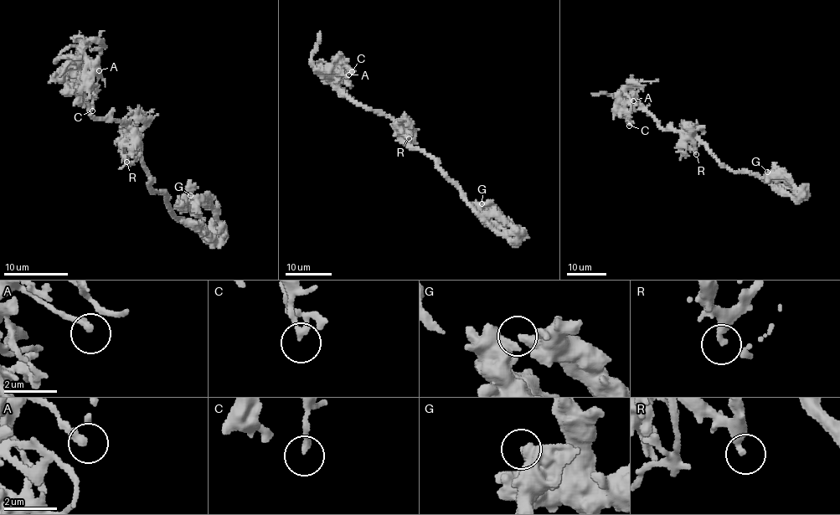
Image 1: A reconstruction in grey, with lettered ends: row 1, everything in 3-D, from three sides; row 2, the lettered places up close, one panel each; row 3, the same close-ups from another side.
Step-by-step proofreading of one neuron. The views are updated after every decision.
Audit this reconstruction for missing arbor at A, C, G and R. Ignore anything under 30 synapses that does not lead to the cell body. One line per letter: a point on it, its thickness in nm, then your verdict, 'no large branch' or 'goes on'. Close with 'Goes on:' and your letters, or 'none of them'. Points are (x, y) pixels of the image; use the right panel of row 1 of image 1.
A: (633, 100) | 280 nm | no large branch
C: (629, 126) | 220 nm | no large branch
G: (767, 172) | 400 nm | no large branch
R: (696, 154) | 340 nm | no large branch
Goes on: none of them

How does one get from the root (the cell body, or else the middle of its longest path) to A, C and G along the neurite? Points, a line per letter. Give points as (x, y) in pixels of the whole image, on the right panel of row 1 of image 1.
A: (709, 150), (693, 137), (687, 137), (675, 130), (664, 129), (632, 91), (626, 89), (623, 93), (633, 100)
C: (709, 150), (693, 137), (664, 129), (634, 97), (622, 111), (629, 126)
G: (709, 150), (718, 162), (734, 171), (744, 171), (805, 194), (783, 177), (767, 172)

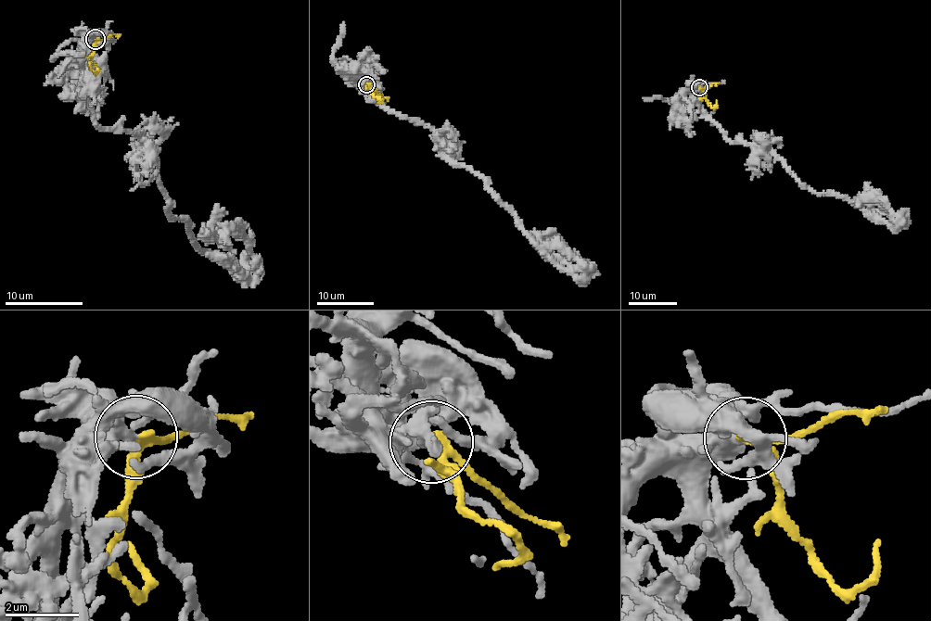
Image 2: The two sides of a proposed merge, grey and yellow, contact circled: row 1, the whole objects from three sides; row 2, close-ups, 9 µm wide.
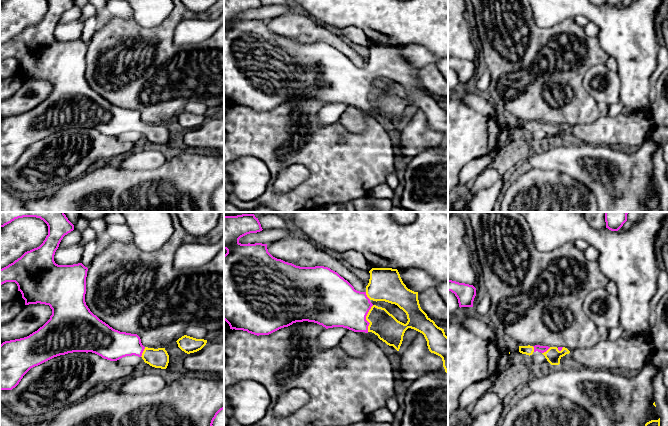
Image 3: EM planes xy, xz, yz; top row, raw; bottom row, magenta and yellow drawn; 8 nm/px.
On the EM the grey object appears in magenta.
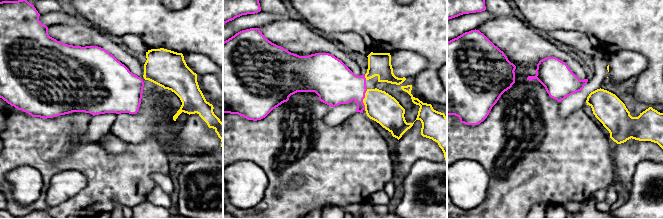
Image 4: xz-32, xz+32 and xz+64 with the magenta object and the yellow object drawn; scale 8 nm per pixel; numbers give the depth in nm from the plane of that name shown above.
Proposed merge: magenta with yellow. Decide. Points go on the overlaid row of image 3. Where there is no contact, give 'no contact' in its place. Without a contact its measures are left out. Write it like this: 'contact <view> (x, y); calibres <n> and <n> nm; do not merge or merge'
contact xz (365, 318); calibres 360 and 200 nm; merge

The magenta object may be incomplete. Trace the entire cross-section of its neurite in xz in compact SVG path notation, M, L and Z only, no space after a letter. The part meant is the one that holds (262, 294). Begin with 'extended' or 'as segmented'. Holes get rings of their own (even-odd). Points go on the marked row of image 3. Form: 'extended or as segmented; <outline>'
extended; M242 214L237 216L225 216L224 215L224 249L227 250L227 253L224 255L224 320L229 324L230 329L235 330L243 330L247 331L248 333L254 334L254 335L269 335L281 328L288 327L296 322L314 322L319 325L322 325L326 329L333 328L333 327L343 327L347 328L349 330L352 330L354 332L372 332L375 335L378 336L380 340L385 342L389 346L393 346L397 351L399 351L400 346L403 341L403 336L405 331L408 328L414 329L420 333L422 333L427 341L428 349L431 353L434 353L442 358L443 361L443 367L445 369L445 372L448 376L448 337L445 335L444 329L438 327L433 320L431 320L427 314L421 309L419 300L418 300L418 292L414 292L406 287L406 285L403 283L400 274L397 269L392 268L372 268L370 273L370 279L369 283L366 286L365 292L360 292L354 289L354 287L343 277L341 277L337 272L331 270L328 267L324 266L315 266L315 267L300 267L296 266L292 263L285 262L281 259L277 259L273 257L267 249L267 244L262 243L255 243L255 244L241 244L239 242L239 239L247 234L250 233L257 233L262 231L261 224L258 220L258 218L255 217L254 214ZM370 301L385 301L391 304L397 305L400 309L402 309L406 315L407 315L407 323L404 324L400 321L398 321L392 314L390 314L385 308L378 307L376 305L373 305Z

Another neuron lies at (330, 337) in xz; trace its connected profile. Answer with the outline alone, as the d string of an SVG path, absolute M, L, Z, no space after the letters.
M333 327L325 329L320 333L318 337L318 347L317 350L322 352L326 349L332 348L340 344L343 340L343 337L350 330L343 327Z

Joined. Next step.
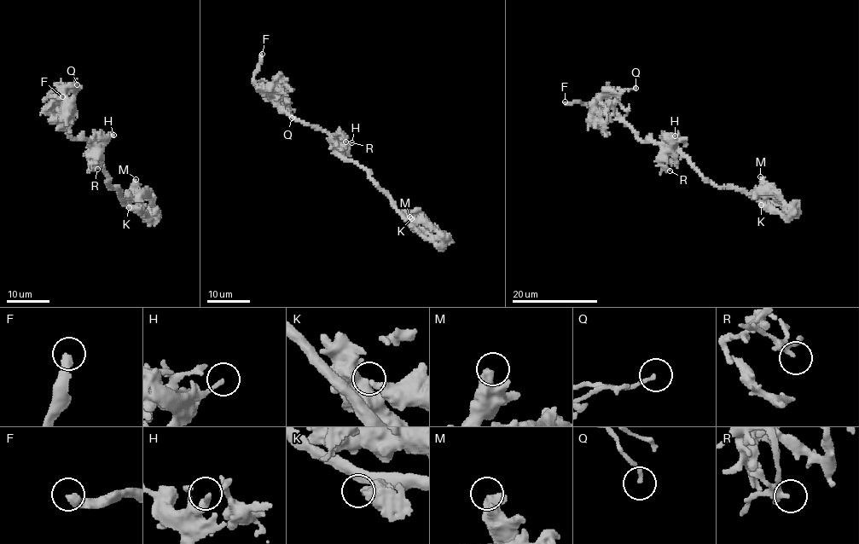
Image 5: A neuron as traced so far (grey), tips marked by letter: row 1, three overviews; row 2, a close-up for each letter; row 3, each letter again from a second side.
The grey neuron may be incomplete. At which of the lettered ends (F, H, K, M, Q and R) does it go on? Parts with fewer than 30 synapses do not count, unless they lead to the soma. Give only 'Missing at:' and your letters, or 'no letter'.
Missing at: F

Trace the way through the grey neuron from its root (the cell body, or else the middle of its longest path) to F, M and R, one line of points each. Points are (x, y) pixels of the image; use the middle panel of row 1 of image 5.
F: (353, 162), (338, 153), (334, 140), (326, 132), (298, 120), (258, 88), (254, 72), (262, 54)
M: (353, 162), (368, 172), (372, 180), (391, 199), (396, 211), (420, 232), (432, 239), (409, 222), (409, 217)
R: (353, 162), (338, 153), (331, 142), (336, 136), (345, 141)

